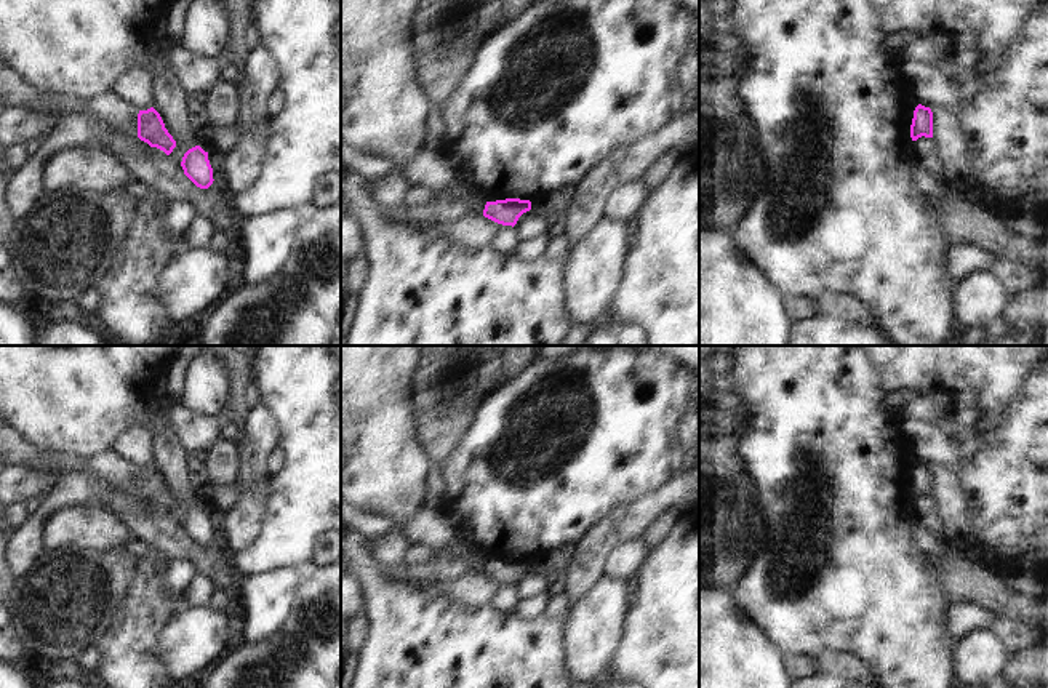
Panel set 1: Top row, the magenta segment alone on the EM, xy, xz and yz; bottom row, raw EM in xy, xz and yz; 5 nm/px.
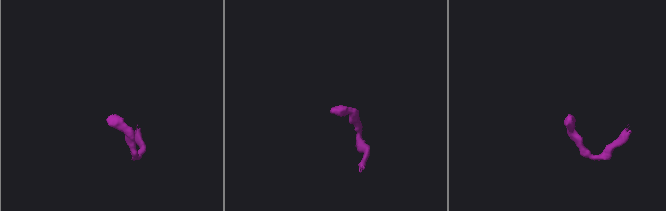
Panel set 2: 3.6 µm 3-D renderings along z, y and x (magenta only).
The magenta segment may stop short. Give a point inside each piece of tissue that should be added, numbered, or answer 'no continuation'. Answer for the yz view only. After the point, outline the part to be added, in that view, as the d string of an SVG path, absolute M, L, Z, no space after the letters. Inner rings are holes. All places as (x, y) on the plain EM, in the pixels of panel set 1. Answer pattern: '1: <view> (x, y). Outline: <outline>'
no continuation.

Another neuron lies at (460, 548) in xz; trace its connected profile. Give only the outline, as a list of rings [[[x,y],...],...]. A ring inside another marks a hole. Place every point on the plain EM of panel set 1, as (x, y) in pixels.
[[[459,533],[446,544],[435,547],[442,560],[459,558],[470,566],[472,573],[483,573],[486,560],[478,554],[475,546],[462,538]]]

